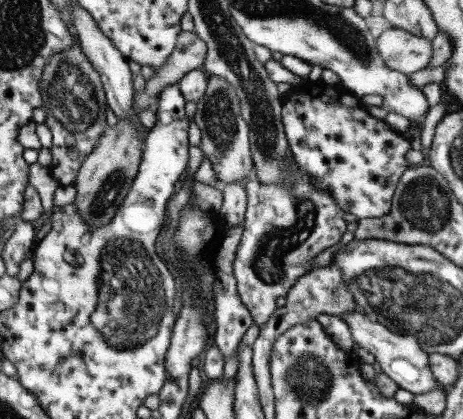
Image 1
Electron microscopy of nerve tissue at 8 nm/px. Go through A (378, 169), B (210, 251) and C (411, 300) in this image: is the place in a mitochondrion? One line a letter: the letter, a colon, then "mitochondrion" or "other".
A: other
B: other
C: mitochondrion

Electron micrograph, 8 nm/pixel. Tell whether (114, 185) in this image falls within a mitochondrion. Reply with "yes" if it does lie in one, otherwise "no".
yes

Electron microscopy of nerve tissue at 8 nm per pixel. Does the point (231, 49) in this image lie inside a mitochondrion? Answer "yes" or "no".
yes

